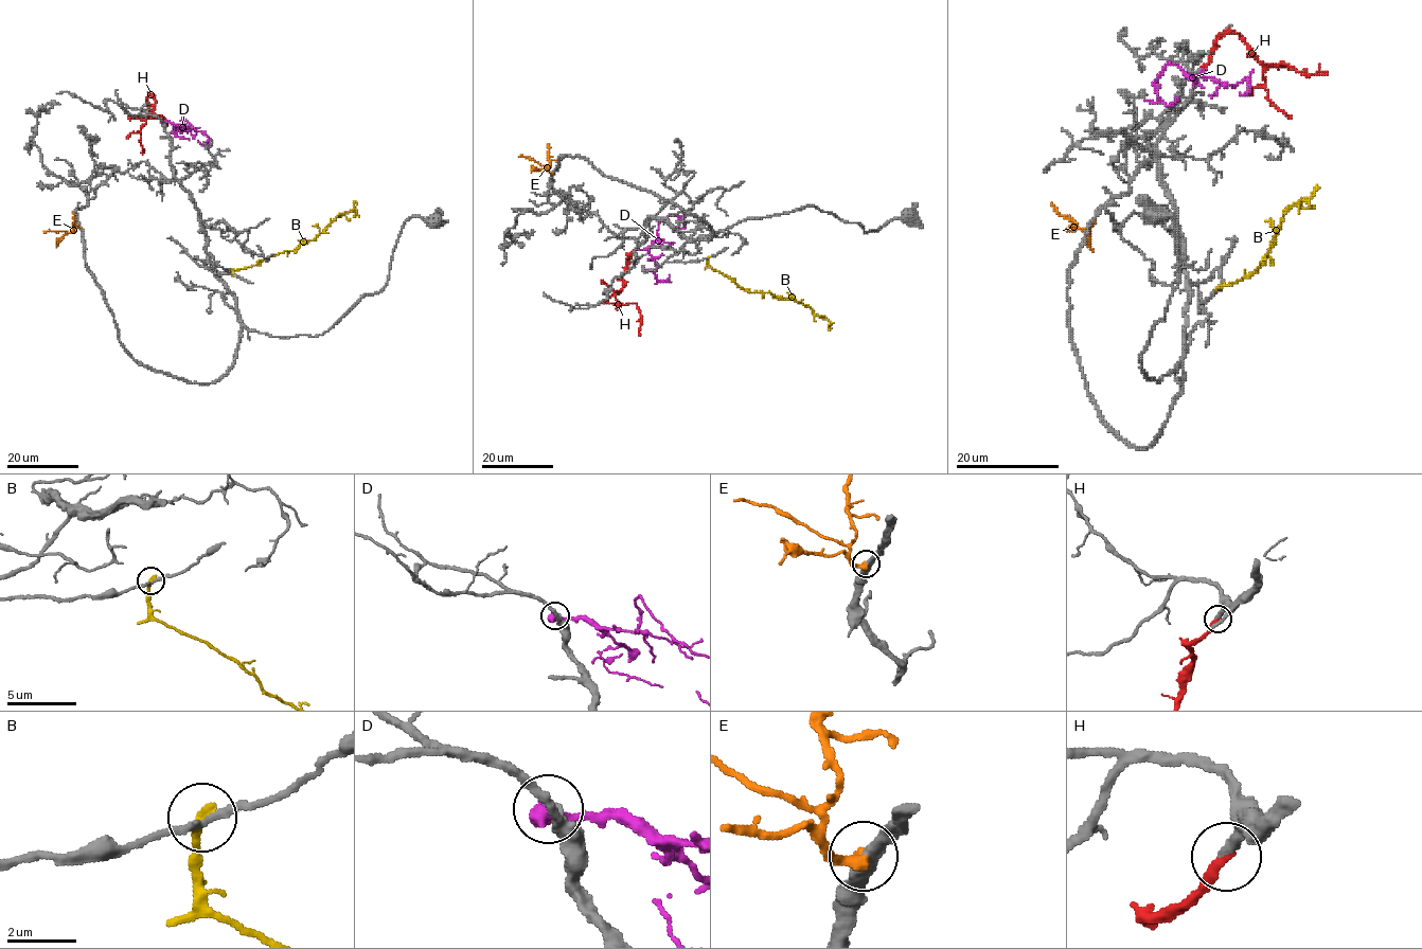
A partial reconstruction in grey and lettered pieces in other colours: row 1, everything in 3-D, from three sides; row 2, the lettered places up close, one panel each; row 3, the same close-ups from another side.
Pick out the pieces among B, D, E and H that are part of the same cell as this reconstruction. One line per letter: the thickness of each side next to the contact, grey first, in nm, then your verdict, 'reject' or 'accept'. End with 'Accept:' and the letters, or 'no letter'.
B: calibres 190 and 280 nm; reject
D: calibres 320 and 550 nm; reject
E: calibres 380 and 340 nm; reject
H: calibres 280 and 260 nm; accept
Accept: H

